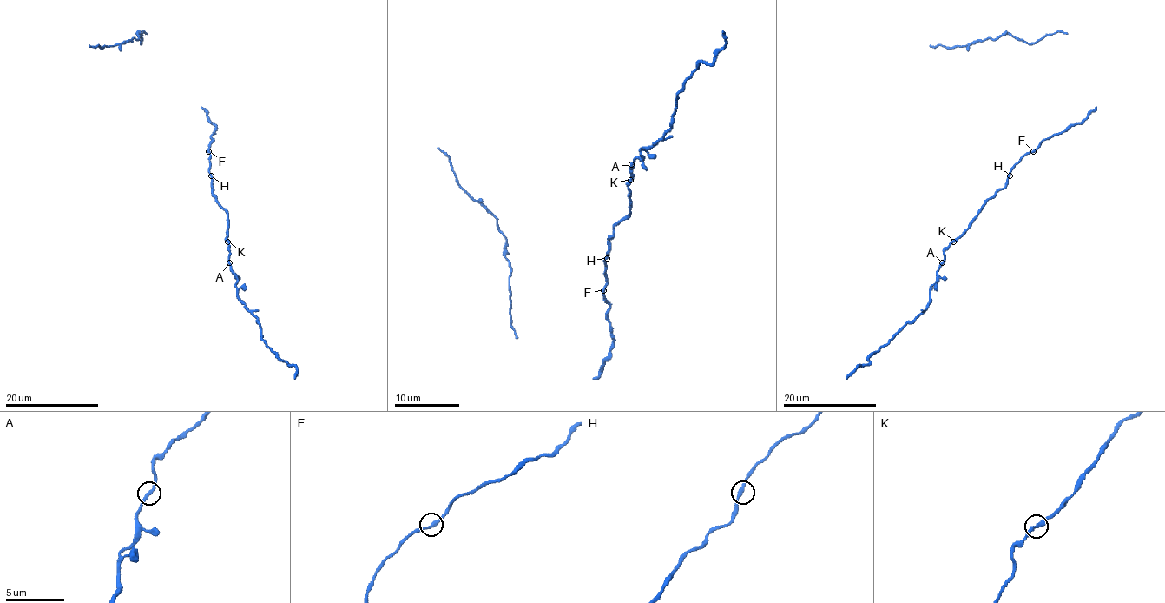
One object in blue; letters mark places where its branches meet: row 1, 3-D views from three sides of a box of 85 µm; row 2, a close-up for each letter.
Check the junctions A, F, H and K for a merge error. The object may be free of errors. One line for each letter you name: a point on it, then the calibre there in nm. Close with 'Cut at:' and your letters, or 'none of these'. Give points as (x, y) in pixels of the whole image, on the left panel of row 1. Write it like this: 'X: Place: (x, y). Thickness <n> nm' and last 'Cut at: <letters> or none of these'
Cut at: none of these

